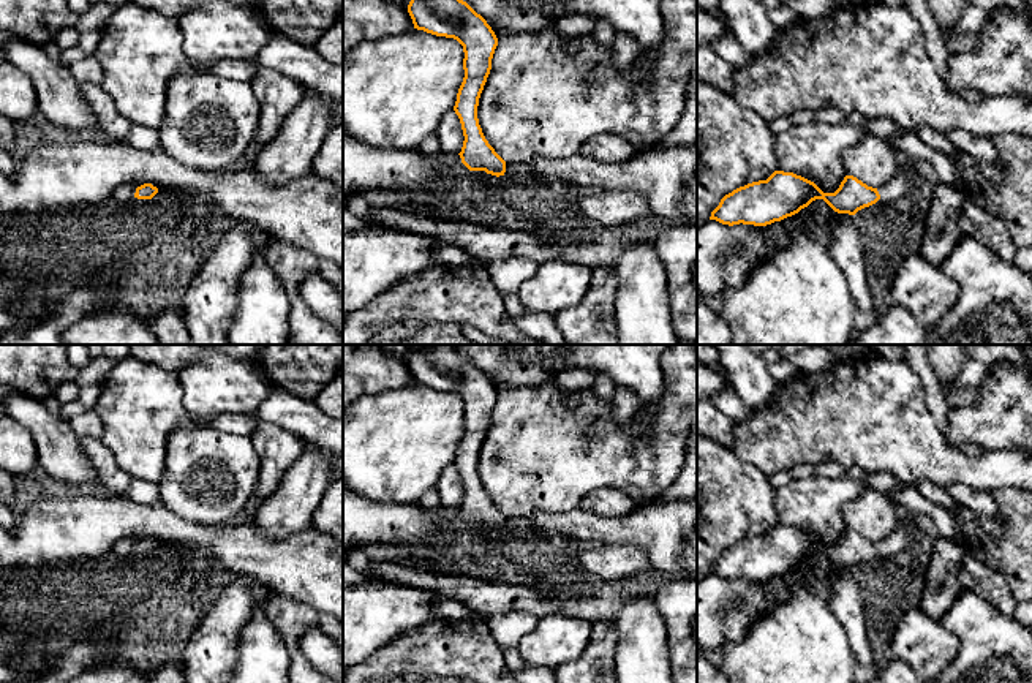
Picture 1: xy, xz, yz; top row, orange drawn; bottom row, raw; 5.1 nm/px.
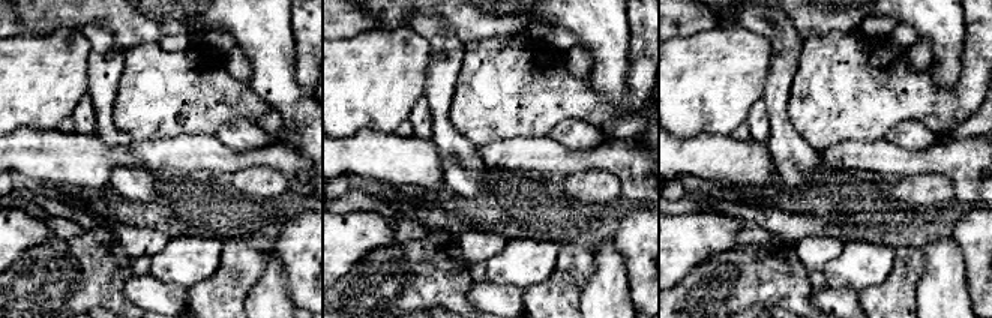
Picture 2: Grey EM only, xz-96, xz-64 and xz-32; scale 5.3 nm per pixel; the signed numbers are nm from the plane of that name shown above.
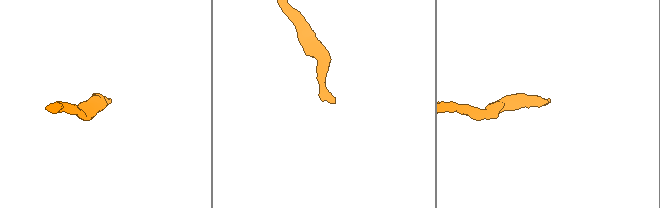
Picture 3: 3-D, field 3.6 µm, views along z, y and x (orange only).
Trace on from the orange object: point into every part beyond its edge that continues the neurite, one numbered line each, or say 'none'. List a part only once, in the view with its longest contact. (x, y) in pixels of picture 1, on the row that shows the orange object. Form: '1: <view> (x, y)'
1: xy (127, 192)

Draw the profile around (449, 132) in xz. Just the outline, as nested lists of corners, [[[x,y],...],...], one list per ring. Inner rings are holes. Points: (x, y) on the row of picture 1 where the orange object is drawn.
[[[455,111],[447,112],[436,130],[436,136],[441,142],[441,153],[446,157],[458,155],[463,147],[463,130]]]

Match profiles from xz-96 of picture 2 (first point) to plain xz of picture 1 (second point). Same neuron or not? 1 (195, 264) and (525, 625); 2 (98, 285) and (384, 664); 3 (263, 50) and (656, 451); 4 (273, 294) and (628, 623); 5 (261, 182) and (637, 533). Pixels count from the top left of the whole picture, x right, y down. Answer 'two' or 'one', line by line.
1: two
2: one
3: two
4: one
5: two

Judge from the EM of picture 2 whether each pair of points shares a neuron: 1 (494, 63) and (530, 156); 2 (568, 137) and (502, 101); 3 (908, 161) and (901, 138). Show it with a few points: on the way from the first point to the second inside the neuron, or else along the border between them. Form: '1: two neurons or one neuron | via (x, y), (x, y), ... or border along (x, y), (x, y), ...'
1: two neurons | border along (548, 135), (509, 137), (488, 144)
2: two neurons | border along (587, 122), (560, 122), (548, 135)
3: two neurons | border along (884, 137), (910, 150), (925, 150), (938, 141)

